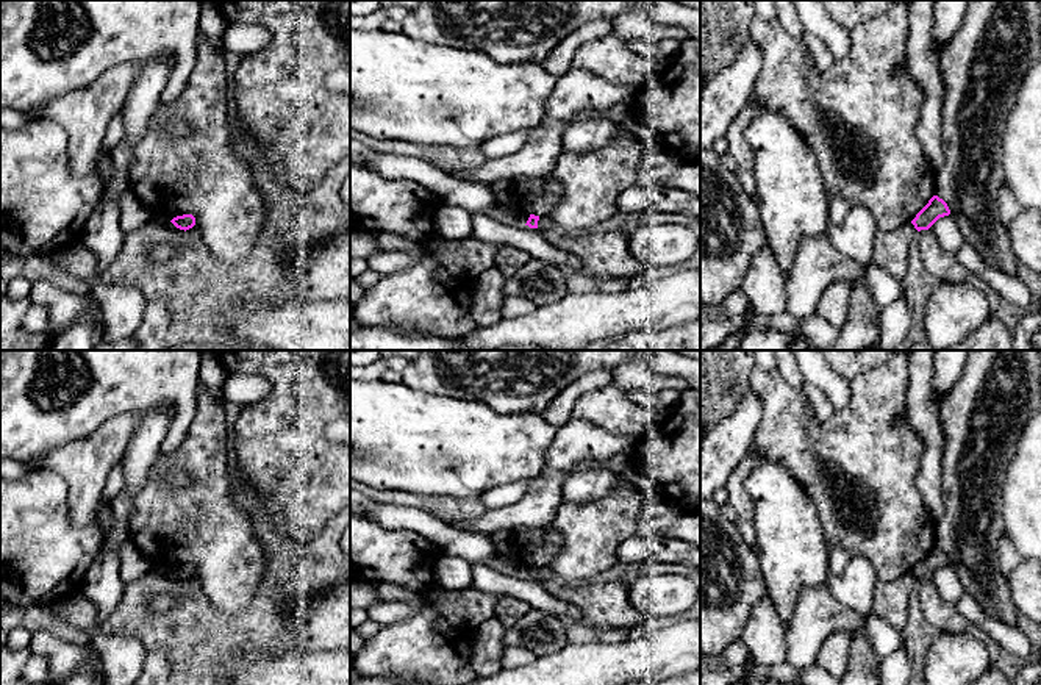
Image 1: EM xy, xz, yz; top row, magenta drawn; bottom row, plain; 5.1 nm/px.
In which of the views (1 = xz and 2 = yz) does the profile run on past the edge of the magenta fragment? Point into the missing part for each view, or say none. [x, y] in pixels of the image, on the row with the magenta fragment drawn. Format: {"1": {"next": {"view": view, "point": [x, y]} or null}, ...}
{"1": {"next": null}, "2": {"next": null}}

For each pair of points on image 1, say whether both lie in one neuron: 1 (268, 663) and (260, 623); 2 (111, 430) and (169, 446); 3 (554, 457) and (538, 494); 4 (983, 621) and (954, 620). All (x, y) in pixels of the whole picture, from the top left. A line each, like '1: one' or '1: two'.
1: two
2: two
3: two
4: two

